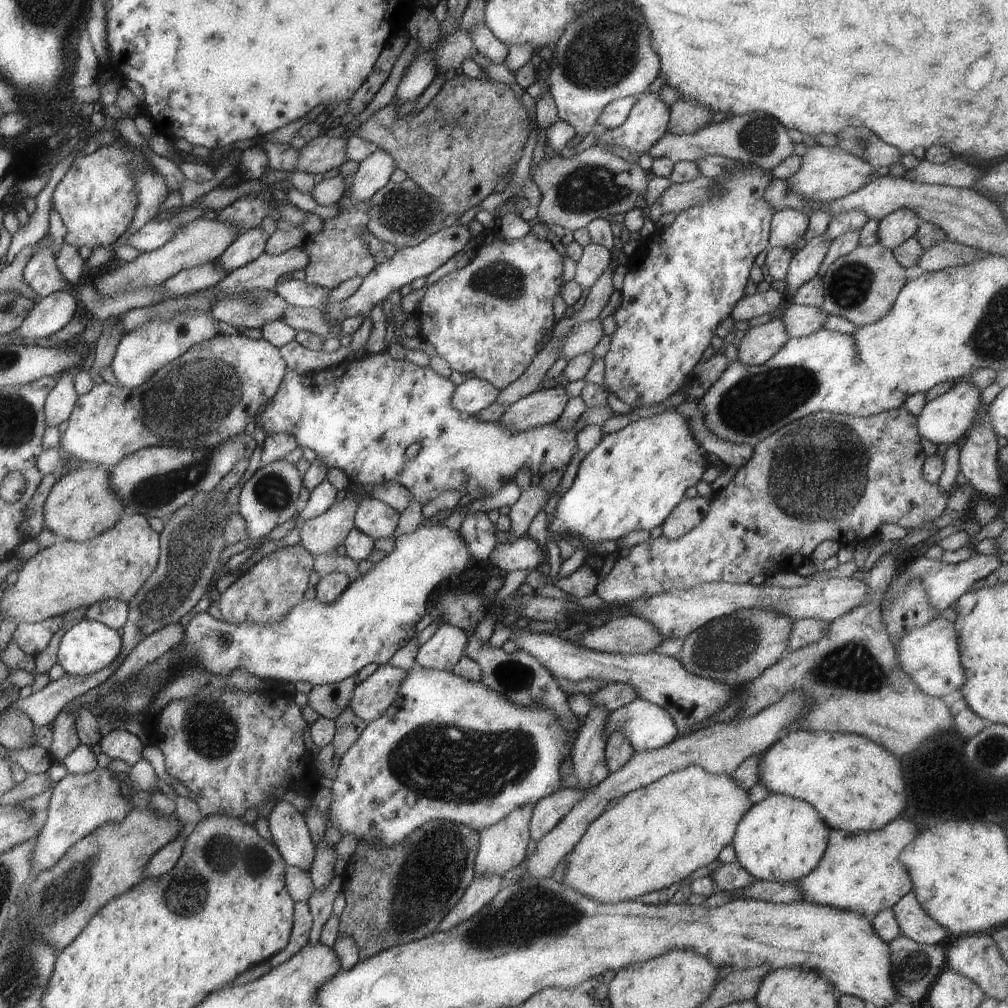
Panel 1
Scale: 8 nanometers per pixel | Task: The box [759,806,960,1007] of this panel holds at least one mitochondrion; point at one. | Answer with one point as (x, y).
(913, 966)

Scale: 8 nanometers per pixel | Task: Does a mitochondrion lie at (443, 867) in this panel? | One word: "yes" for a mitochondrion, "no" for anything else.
yes

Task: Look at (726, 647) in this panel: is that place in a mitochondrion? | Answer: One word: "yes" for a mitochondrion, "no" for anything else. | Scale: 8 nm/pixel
yes

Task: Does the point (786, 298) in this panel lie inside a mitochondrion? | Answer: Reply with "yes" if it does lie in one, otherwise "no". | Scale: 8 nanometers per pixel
no

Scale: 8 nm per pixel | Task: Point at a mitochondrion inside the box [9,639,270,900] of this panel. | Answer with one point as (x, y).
(208, 728)

